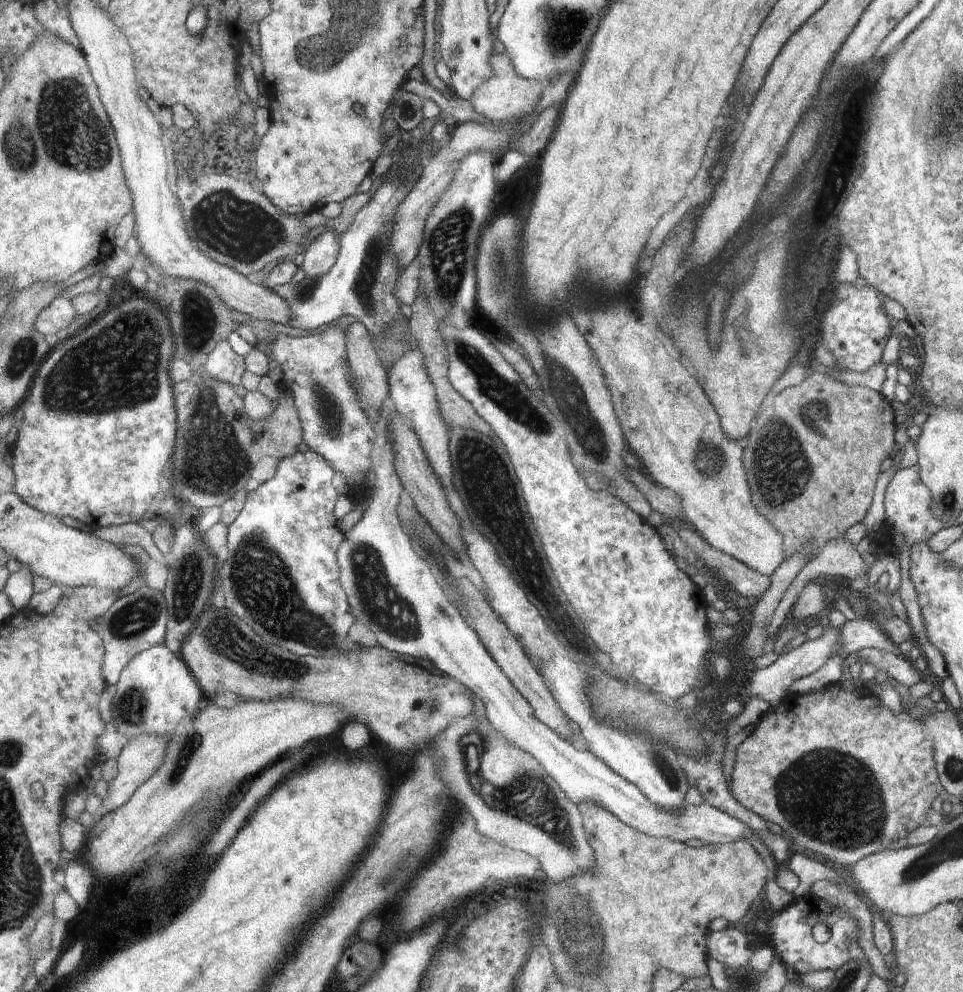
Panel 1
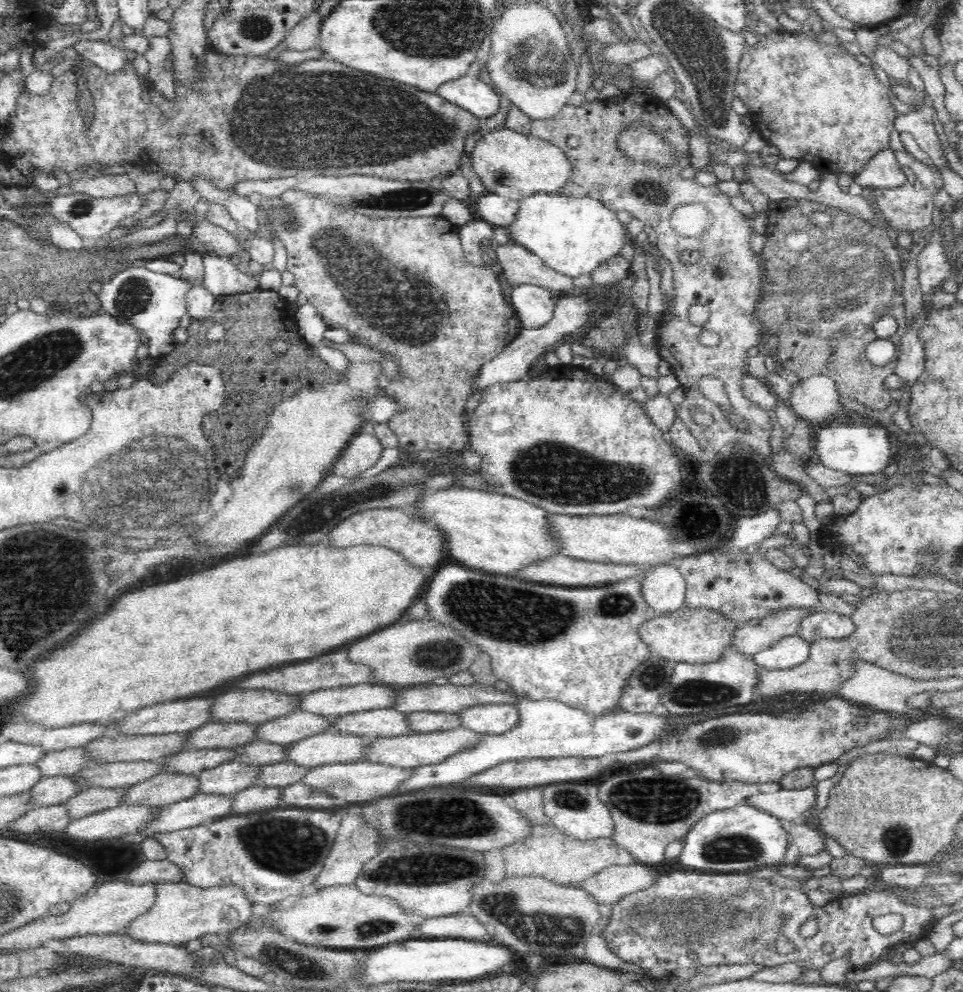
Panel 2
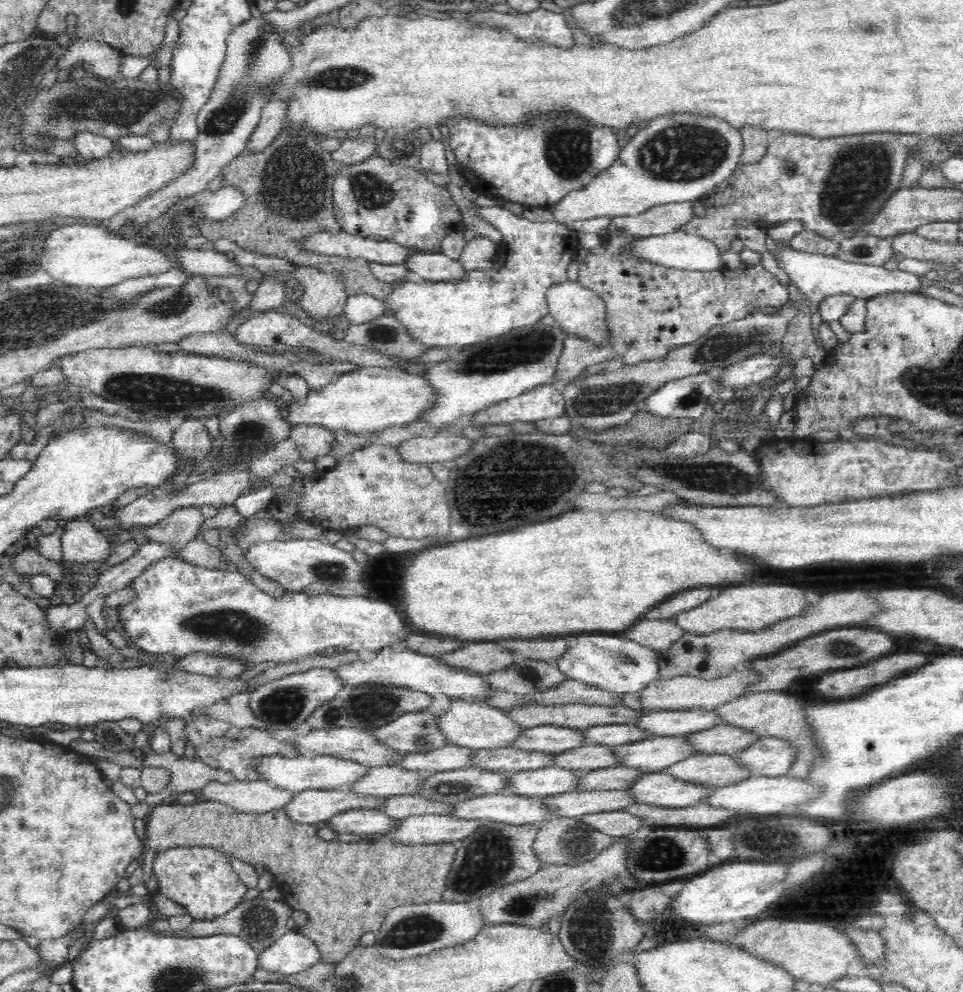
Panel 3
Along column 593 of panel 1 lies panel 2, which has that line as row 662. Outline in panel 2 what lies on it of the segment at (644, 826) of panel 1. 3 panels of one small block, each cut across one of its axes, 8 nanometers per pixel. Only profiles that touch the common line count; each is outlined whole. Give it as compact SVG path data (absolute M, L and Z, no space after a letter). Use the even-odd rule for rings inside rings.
M798 635L779 638L753 655L753 661L759 668L769 671L785 670L797 667L808 660L811 643Z

